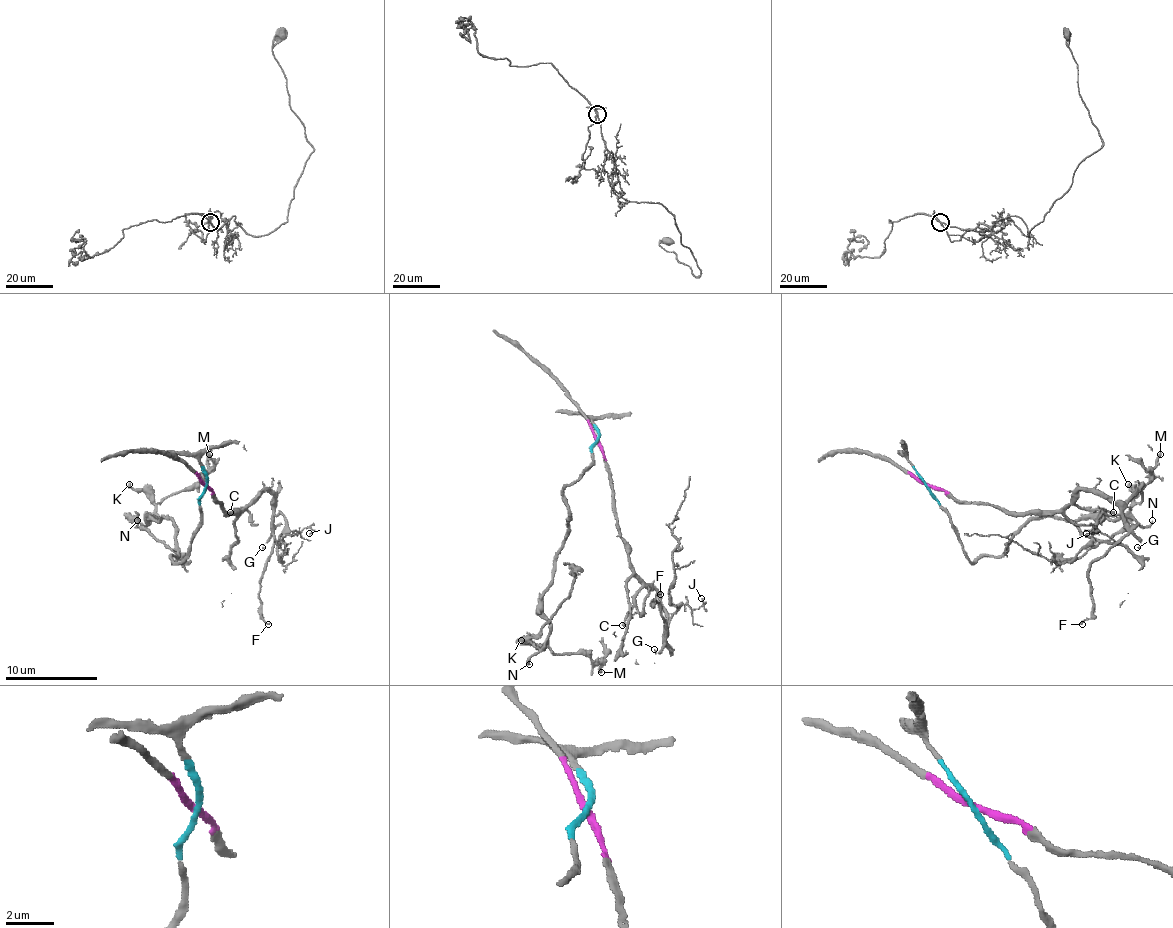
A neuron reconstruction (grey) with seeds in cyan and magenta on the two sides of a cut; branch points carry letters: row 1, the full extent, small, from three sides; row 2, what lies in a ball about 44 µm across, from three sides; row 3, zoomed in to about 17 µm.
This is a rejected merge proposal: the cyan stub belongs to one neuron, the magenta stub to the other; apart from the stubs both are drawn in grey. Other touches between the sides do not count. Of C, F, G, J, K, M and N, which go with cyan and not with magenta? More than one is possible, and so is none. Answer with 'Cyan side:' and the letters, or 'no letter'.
Cyan side: K, M, N

